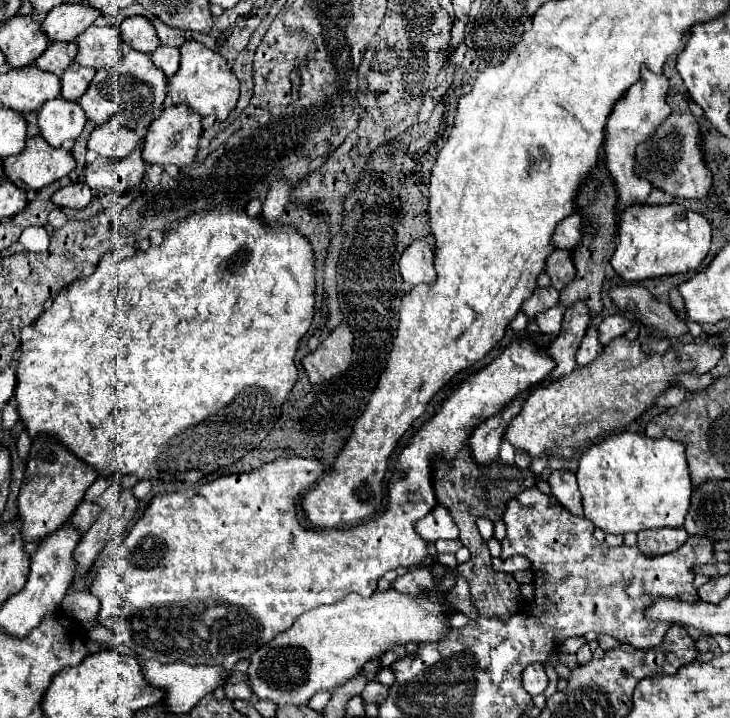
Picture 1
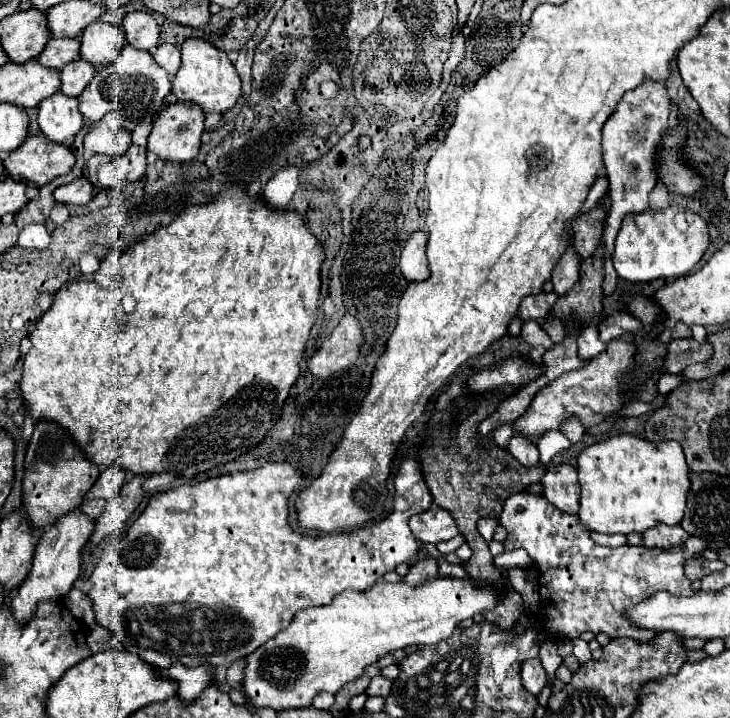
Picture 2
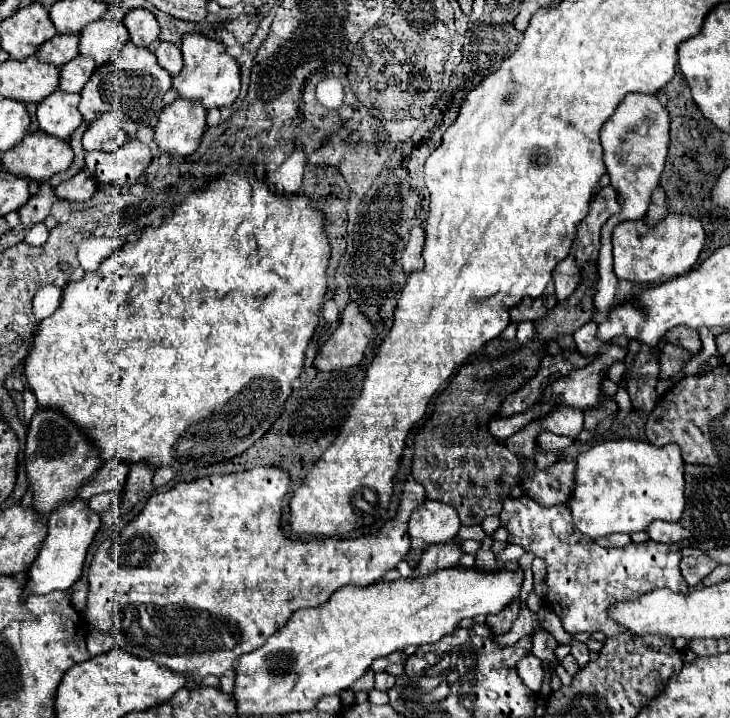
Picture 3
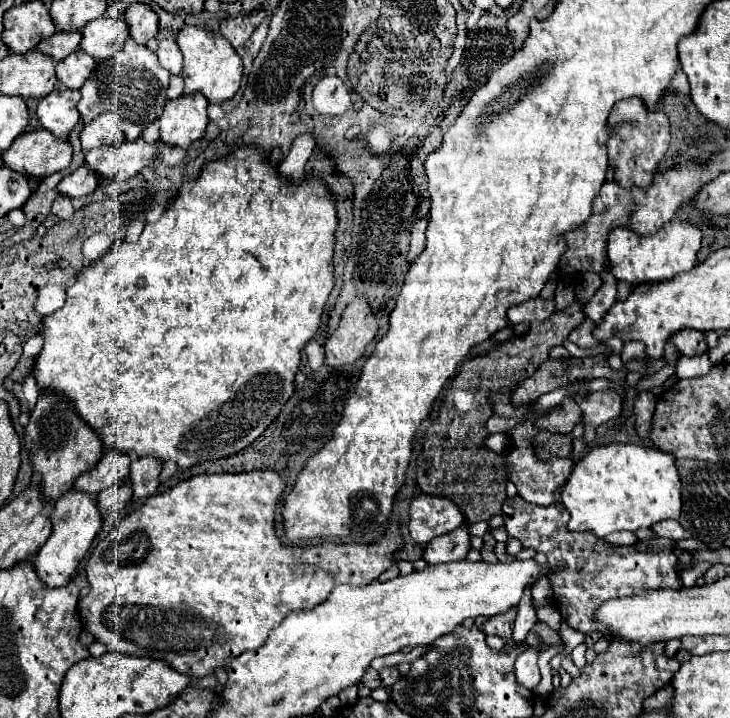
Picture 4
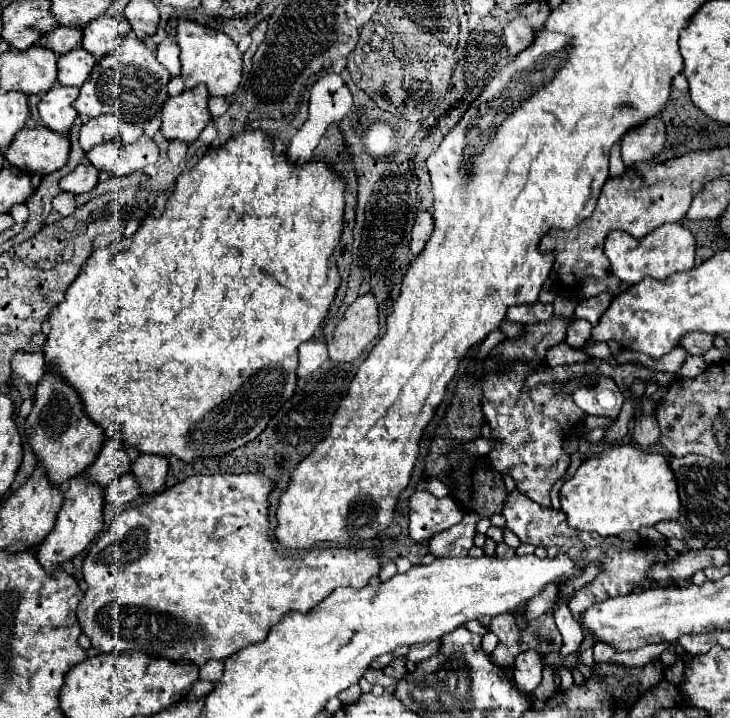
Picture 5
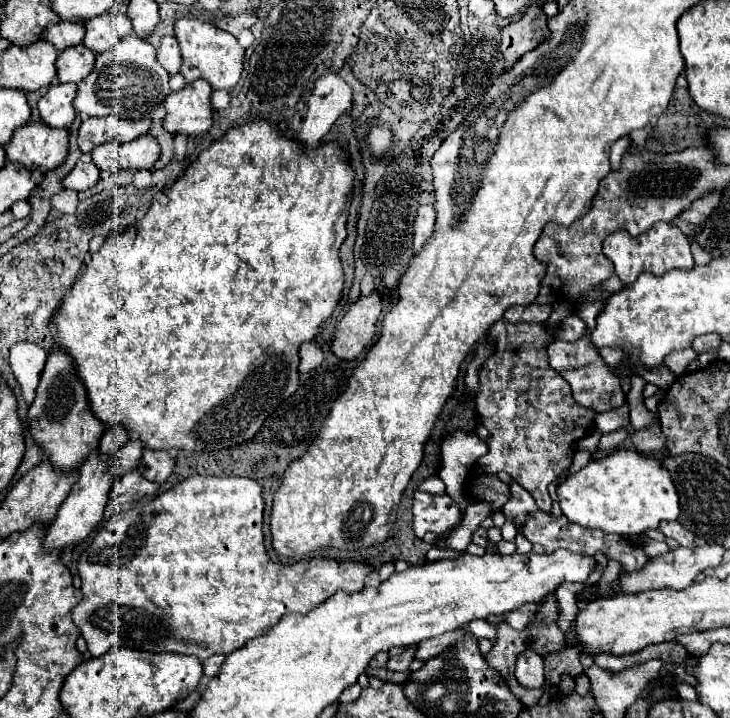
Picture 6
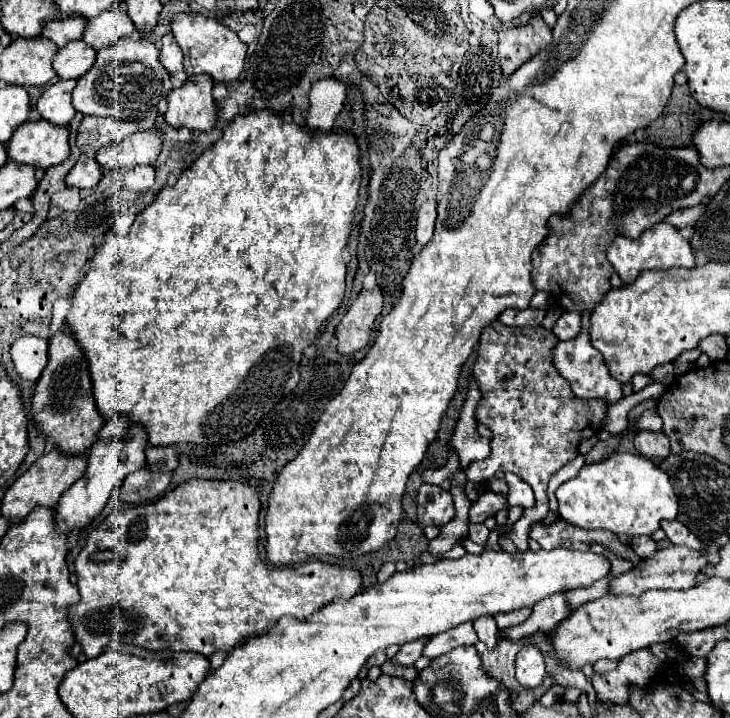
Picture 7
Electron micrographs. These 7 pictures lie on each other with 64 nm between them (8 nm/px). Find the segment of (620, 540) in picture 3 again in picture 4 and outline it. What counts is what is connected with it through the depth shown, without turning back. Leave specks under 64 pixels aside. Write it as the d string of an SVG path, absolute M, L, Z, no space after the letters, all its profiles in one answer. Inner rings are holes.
M614 532L614 534L606 536L604 542L608 542L608 544L618 544L618 546L626 546L626 544L630 546L630 544L636 542L636 536L634 536L632 532Z

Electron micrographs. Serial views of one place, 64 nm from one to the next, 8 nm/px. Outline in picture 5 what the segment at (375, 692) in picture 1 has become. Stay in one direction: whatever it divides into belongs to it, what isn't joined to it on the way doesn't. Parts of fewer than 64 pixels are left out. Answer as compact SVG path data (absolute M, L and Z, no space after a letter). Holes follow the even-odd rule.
M400 656L400 658L396 658L390 666L386 666L386 668L384 668L384 674L386 674L386 676L390 676L390 678L400 680L400 678L406 674L406 666L404 666L404 664L406 664L406 660Z

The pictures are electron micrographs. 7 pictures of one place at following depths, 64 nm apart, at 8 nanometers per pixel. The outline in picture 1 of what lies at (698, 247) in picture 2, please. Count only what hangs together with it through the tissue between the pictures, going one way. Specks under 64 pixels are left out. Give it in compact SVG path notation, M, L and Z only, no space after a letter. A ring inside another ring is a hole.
M678 202L632 204L618 218L616 252L610 264L626 282L684 274L700 266L704 256L708 254L710 238L712 238L712 230L708 220L702 214L688 210Z

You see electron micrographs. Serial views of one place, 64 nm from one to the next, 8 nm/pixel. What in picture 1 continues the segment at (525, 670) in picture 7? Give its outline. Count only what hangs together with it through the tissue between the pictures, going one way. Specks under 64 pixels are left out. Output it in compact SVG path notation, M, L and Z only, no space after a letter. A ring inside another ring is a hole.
M530 664L524 674L522 674L522 682L524 682L524 690L530 694L530 696L538 696L546 690L548 686L548 676L544 672L544 666L542 664Z

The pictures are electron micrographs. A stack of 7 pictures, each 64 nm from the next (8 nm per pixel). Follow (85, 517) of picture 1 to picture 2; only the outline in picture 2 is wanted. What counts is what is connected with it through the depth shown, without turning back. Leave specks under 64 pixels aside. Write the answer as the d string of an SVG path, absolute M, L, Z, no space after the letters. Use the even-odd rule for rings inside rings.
M84 500L82 506L80 506L80 510L82 510L82 514L86 514L90 520L96 520L96 518L104 512L104 504L106 504L106 500Z

